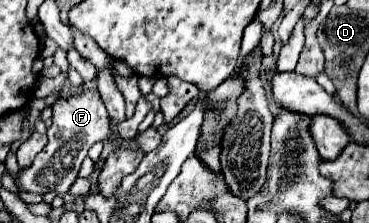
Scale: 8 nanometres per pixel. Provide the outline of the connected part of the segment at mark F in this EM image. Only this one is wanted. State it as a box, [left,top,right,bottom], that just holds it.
[19,90,151,196]

